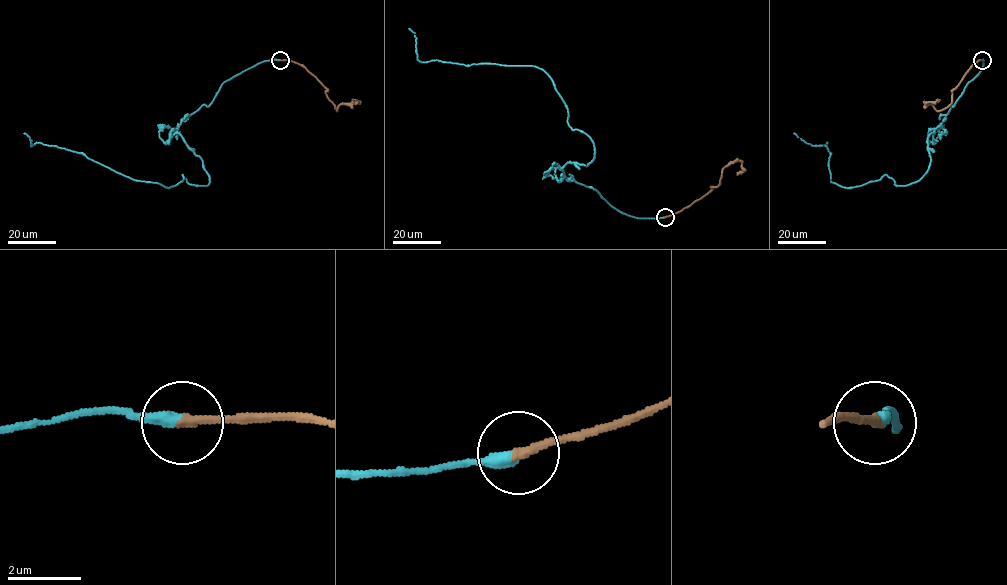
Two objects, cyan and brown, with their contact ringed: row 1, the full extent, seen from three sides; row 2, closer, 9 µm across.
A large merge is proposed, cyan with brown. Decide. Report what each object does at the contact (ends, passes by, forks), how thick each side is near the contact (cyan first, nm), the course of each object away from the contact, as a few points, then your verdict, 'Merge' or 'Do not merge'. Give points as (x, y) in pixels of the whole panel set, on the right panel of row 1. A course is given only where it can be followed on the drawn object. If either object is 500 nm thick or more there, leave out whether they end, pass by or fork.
At the ring cyan ends. At the ring brown ends. Thickness 340 nm (cyan) against 260 nm. Course of cyan: (982, 60), (928, 137), (918, 181), (843, 187), (830, 181), (827, 143), (793, 133). Course of brown: (982, 60), (975, 63), (953, 89), (952, 101), (948, 105), (936, 110), (926, 103), (939, 100). Merge

